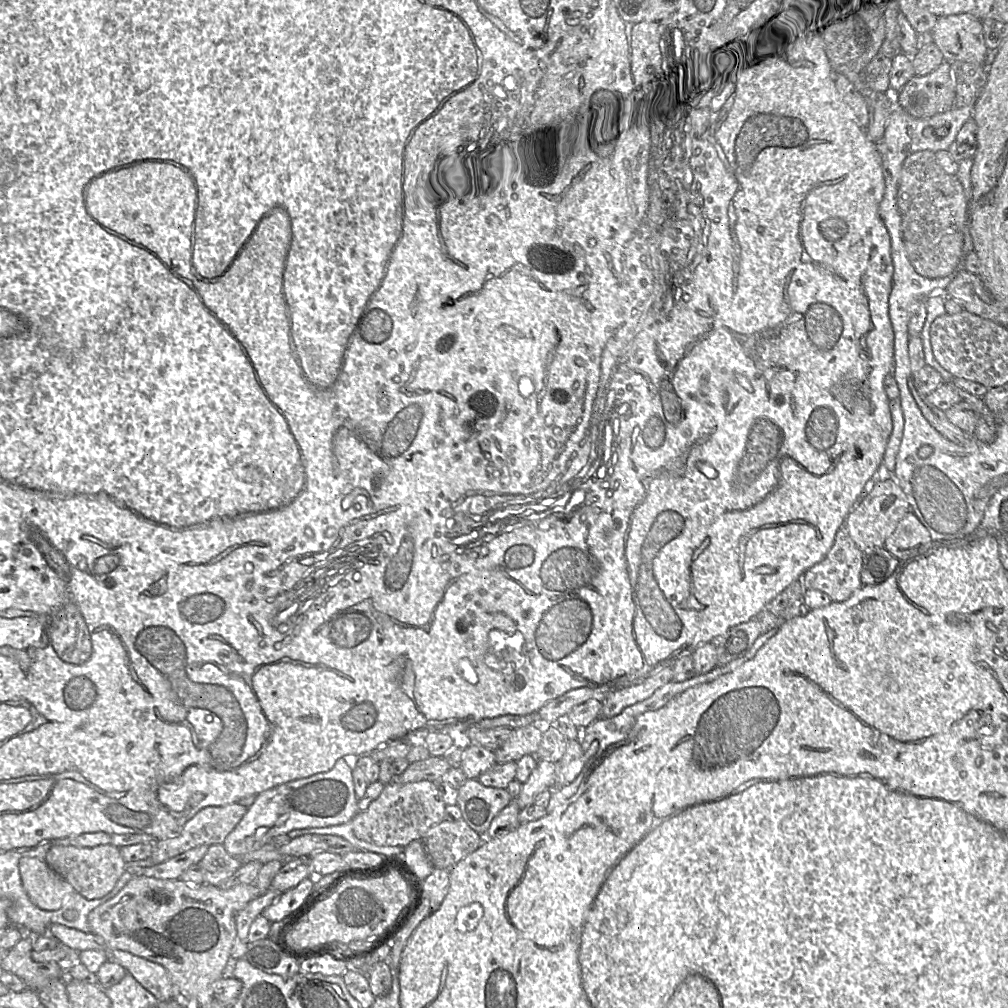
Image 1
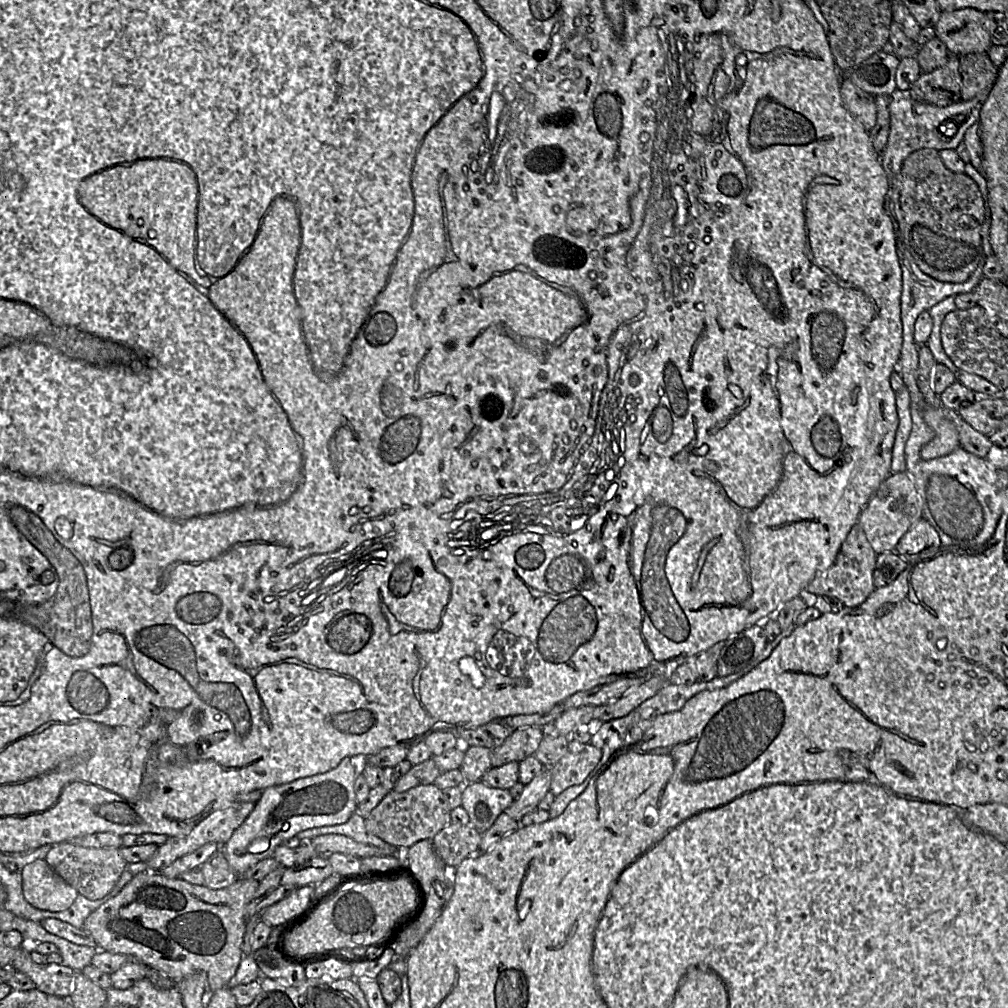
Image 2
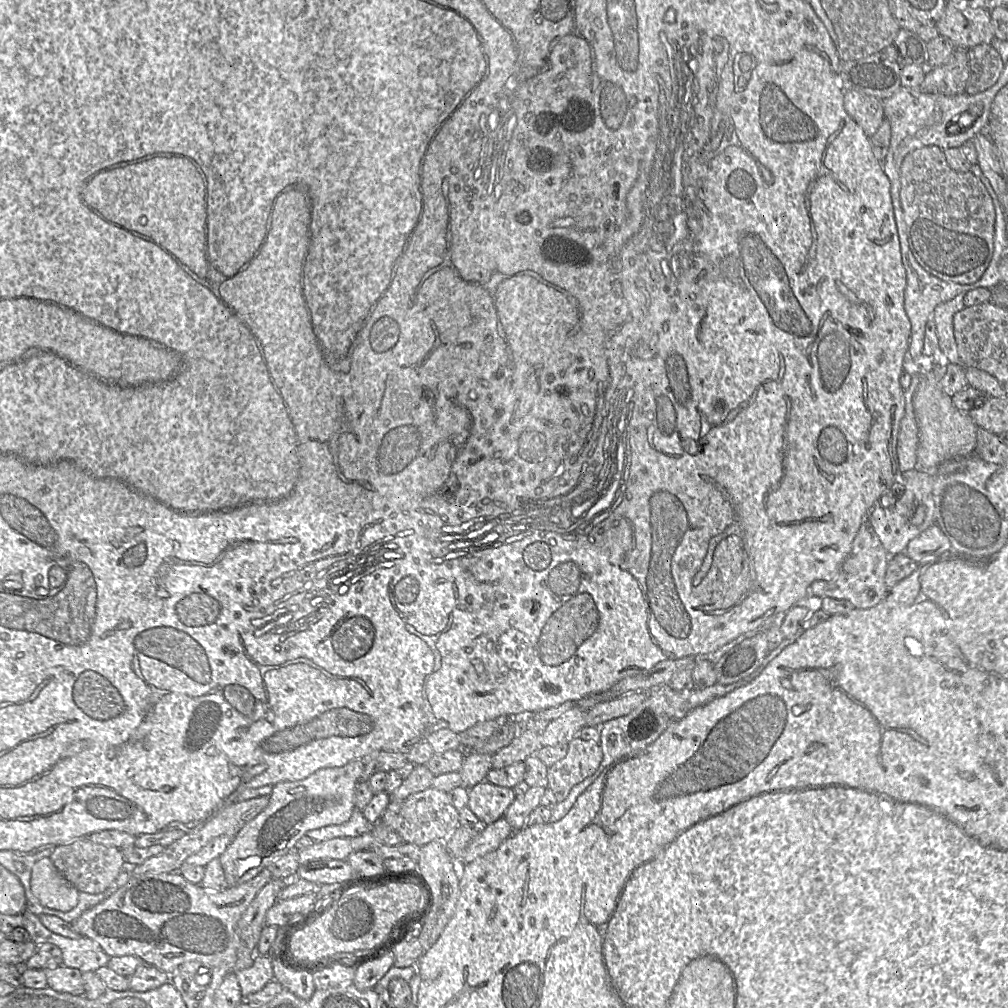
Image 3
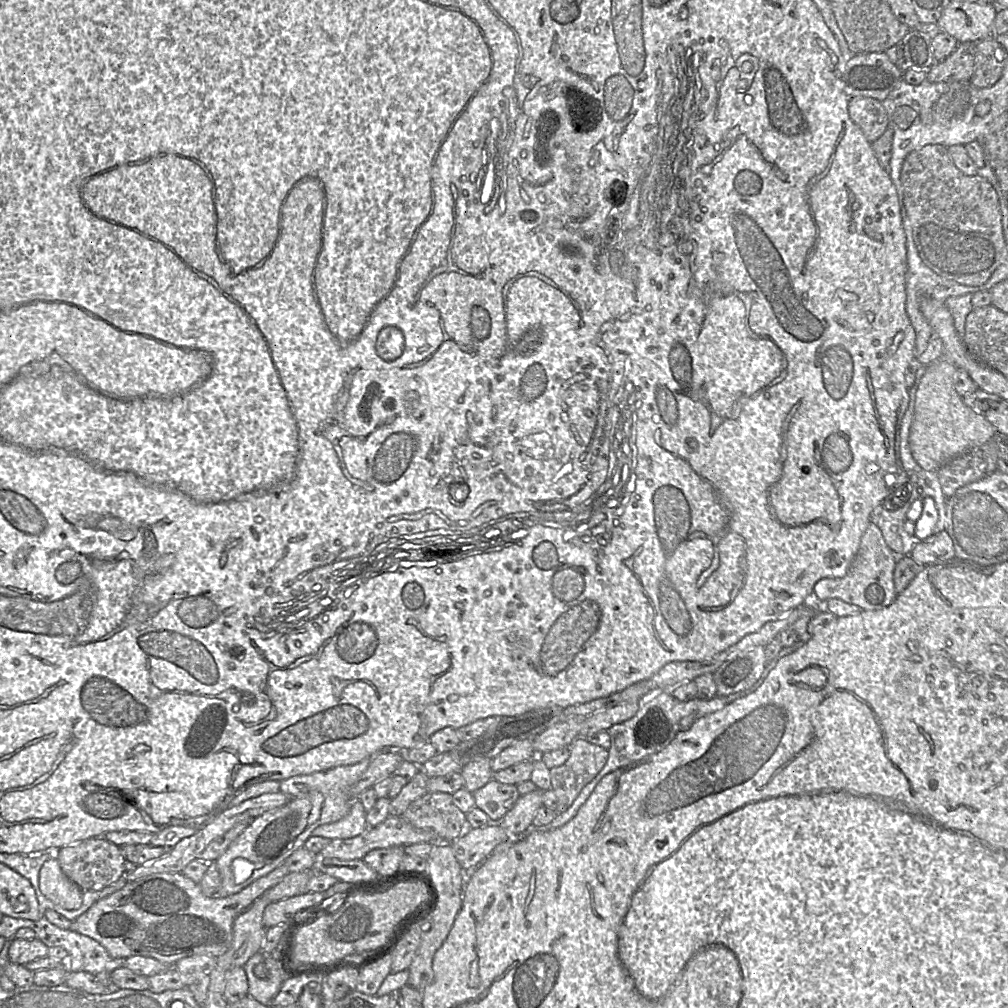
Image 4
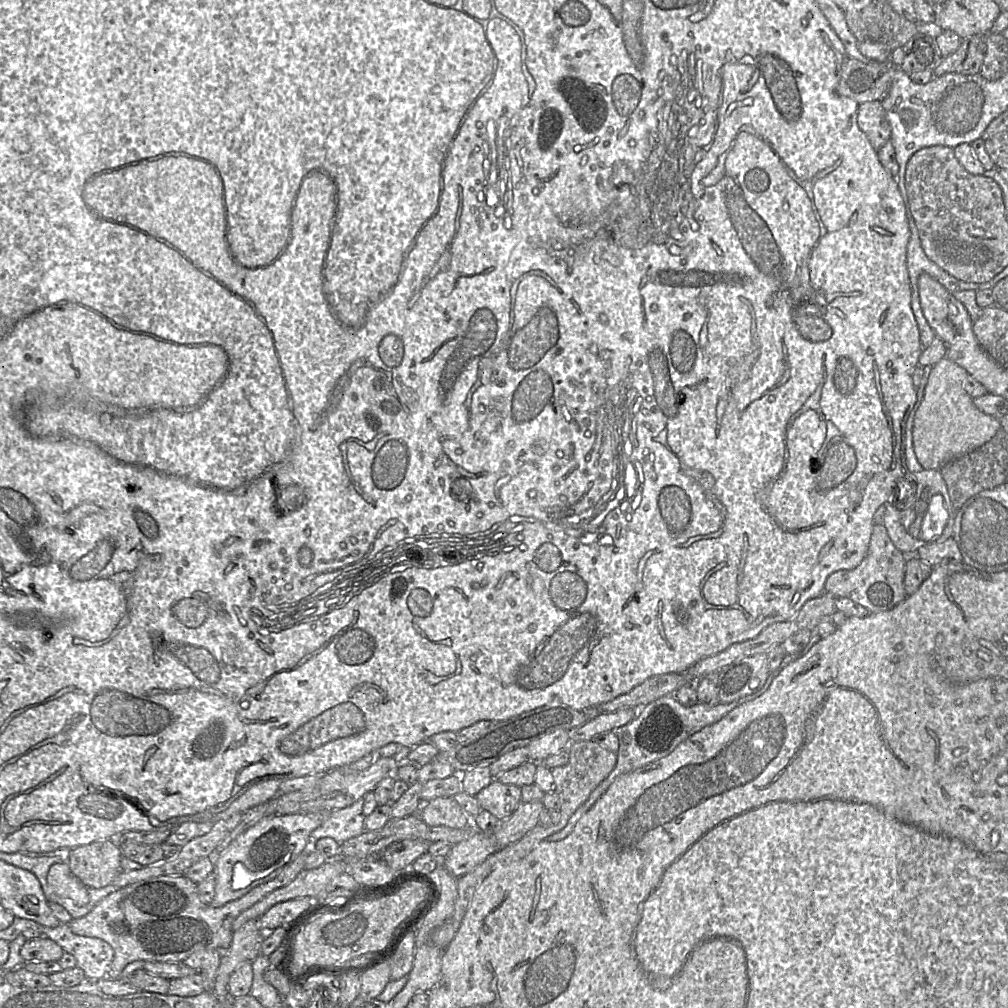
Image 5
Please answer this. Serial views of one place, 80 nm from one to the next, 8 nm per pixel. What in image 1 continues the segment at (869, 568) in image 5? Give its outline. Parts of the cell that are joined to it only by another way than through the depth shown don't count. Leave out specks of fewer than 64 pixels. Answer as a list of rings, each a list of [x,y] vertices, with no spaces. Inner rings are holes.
[[[841,527],[836,534],[833,546],[825,558],[802,575],[802,584],[806,590],[817,589],[827,593],[833,601],[846,601],[863,586],[860,578],[862,562],[863,551],[852,540],[847,528]]]

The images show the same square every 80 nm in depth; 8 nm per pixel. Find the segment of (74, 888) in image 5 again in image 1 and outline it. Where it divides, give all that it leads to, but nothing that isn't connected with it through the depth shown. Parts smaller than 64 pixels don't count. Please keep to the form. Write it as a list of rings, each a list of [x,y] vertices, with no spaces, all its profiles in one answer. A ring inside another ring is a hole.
[[[23,857],[18,866],[27,896],[42,910],[60,909],[64,898],[75,891],[45,860]]]

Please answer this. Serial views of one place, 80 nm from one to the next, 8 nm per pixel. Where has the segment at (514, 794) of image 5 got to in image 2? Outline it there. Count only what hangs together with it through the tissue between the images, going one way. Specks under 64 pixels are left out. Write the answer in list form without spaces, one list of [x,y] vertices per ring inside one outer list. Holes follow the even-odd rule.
[[[482,781],[466,783],[462,787],[461,806],[469,815],[469,825],[480,833],[488,830],[513,800],[509,789],[490,787]]]

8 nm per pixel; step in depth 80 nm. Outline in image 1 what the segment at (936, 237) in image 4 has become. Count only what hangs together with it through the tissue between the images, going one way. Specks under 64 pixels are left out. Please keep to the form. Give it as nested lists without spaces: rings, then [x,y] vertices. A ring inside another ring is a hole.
[[[920,150],[904,160],[897,194],[901,213],[905,249],[914,269],[924,277],[952,277],[961,267],[966,254],[964,249],[965,229],[968,228],[968,198],[956,175],[946,173],[938,164],[935,153]]]

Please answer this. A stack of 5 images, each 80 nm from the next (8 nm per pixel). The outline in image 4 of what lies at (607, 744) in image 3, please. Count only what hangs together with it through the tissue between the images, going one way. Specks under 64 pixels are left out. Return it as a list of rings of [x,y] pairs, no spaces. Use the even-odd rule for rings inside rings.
[[[664,689],[658,690],[647,697],[640,703],[640,707],[633,717],[615,724],[607,730],[611,737],[611,746],[608,749],[609,756],[605,766],[581,790],[572,805],[566,811],[557,814],[547,827],[559,828],[569,822],[605,775],[620,767],[641,761],[661,752],[673,741],[679,732],[688,730],[700,718],[721,710],[745,694],[746,692],[736,692],[728,696],[715,696],[709,700],[695,698],[690,701],[681,701],[675,698],[668,689]]]

